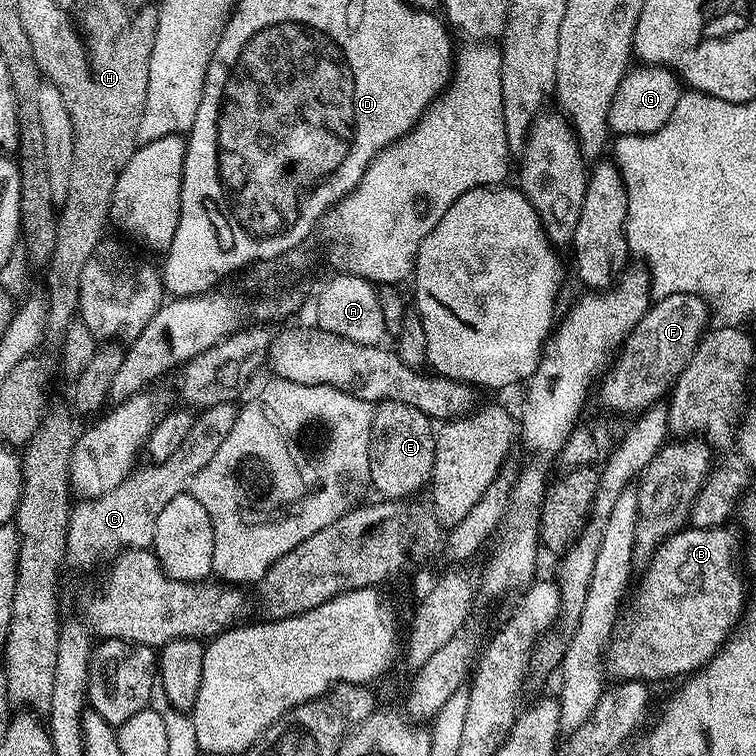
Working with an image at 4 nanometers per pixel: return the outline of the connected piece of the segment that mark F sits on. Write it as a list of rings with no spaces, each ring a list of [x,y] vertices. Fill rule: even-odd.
[[[670,294],[659,297],[640,319],[638,326],[634,326],[619,349],[620,358],[617,362],[615,359],[611,370],[603,377],[604,385],[603,380],[599,385],[601,402],[610,411],[629,418],[652,404],[661,403],[671,393],[682,370],[686,370],[698,342],[709,328],[710,309],[708,301],[701,296]]]

